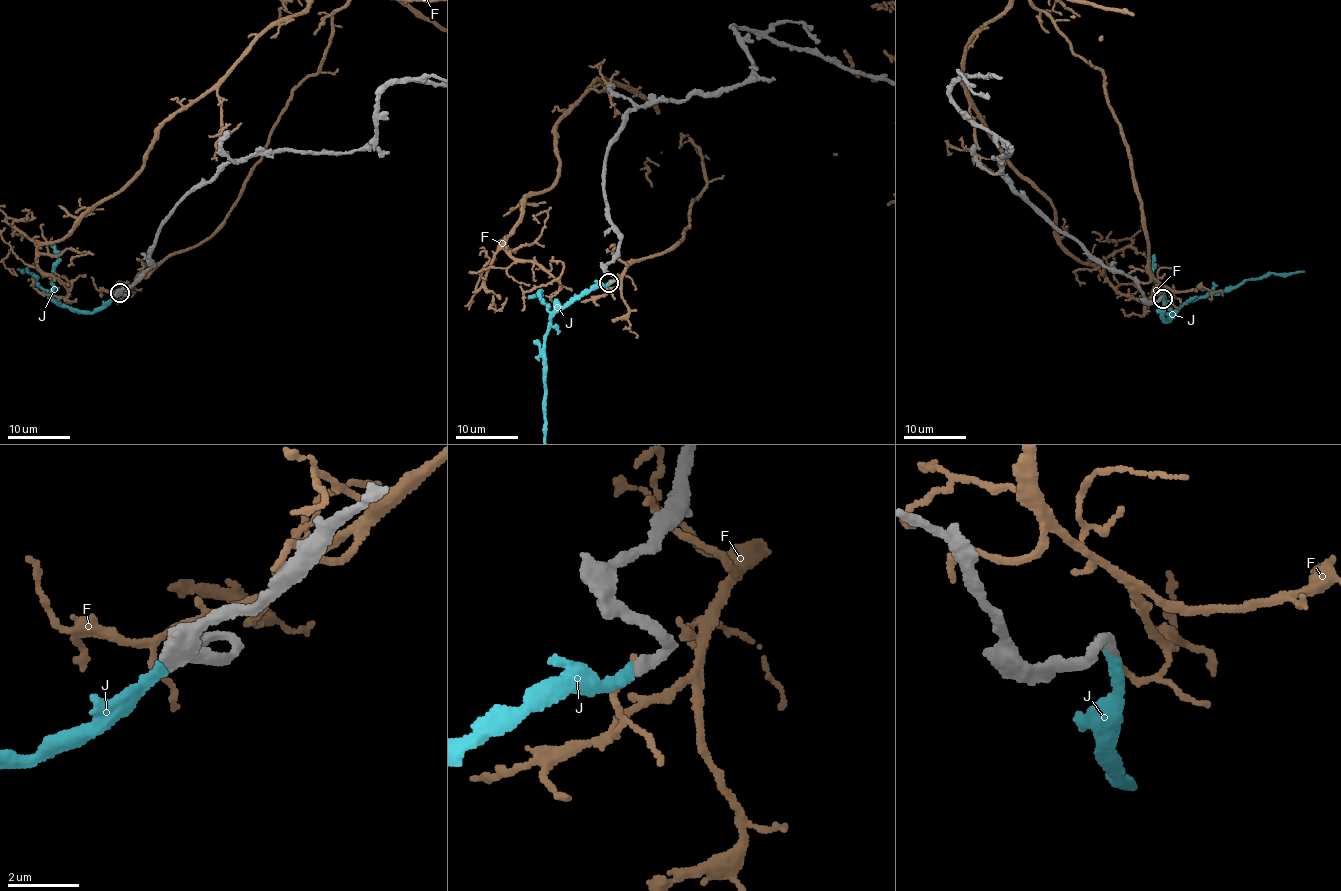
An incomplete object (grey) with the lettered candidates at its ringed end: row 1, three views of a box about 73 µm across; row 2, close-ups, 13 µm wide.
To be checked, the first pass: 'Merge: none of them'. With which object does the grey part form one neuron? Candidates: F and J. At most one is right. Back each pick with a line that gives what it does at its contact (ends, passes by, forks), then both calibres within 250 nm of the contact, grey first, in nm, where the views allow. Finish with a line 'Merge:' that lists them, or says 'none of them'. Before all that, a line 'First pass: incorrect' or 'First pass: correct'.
First pass: incorrect
J: It ends there. Thickness 280 nm (grey) against 260 nm
Merge: J

